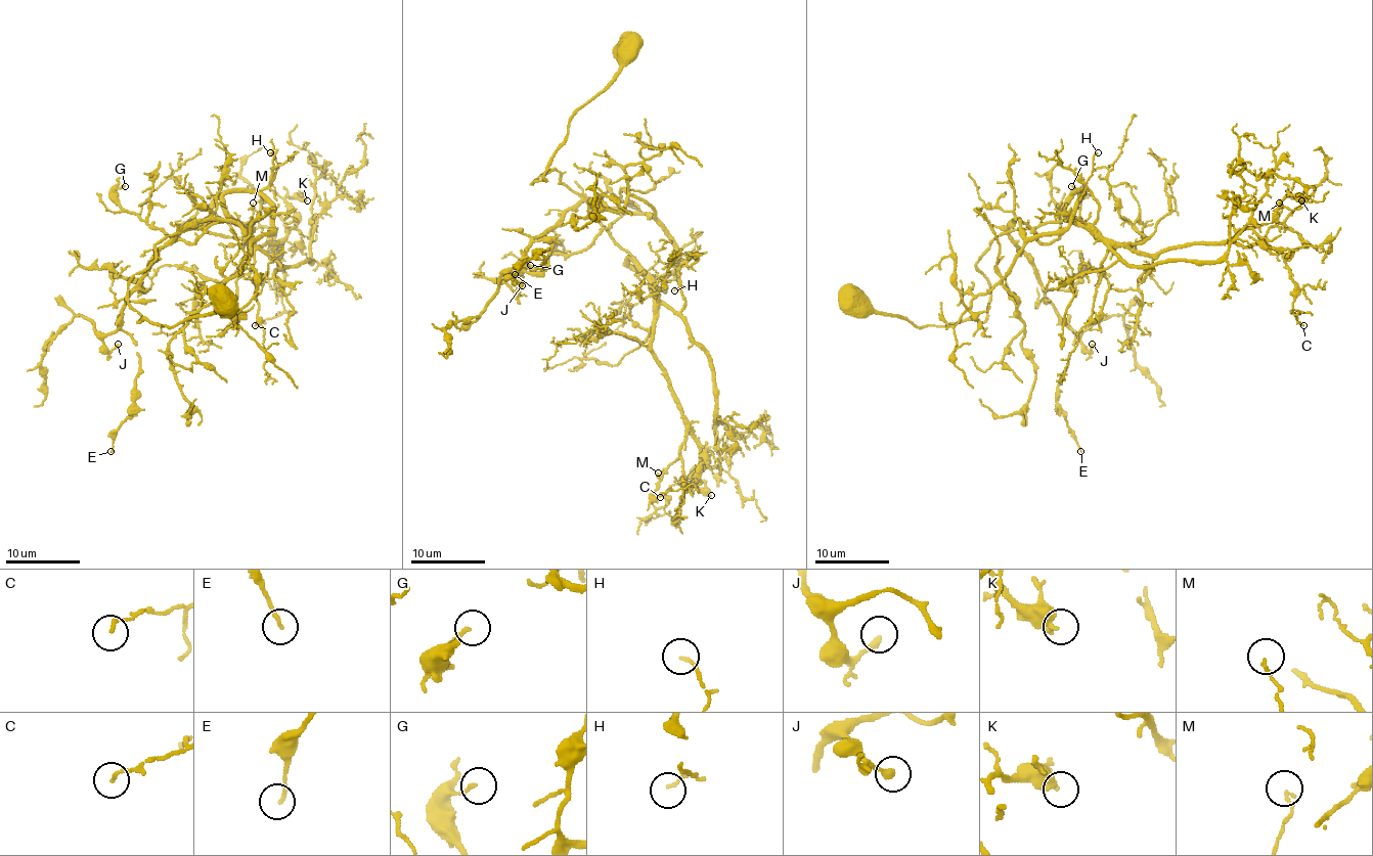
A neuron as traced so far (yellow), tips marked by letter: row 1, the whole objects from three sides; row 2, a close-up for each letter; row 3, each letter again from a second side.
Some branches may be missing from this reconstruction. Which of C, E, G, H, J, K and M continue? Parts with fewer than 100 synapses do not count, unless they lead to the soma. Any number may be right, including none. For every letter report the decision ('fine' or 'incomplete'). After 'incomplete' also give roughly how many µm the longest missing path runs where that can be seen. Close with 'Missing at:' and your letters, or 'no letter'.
C: fine
E: fine
G: fine
H: fine
J: fine
K: fine
M: fine
Missing at: no letter

